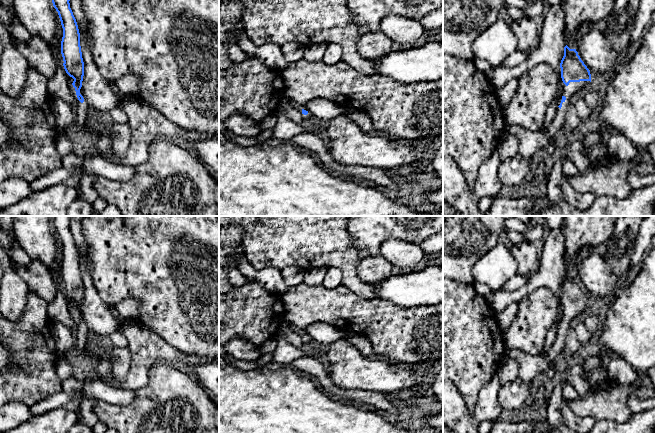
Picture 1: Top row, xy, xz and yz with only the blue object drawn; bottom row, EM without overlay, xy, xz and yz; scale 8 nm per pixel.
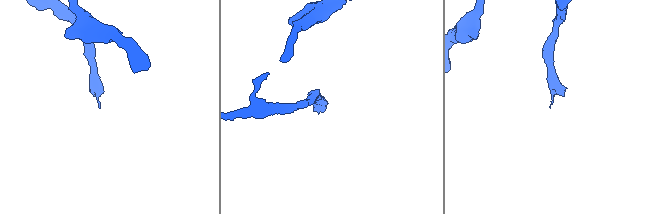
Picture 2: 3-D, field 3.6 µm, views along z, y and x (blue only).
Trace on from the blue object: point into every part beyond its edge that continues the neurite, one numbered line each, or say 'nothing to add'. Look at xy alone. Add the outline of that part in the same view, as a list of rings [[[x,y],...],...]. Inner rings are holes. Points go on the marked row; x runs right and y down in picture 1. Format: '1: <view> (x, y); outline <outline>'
1: xy (81, 109); outline [[[80,92],[84,98],[84,102],[81,103],[79,100],[75,106],[75,122],[73,128],[79,134],[84,134],[84,126],[88,122],[88,104],[84,95]]]

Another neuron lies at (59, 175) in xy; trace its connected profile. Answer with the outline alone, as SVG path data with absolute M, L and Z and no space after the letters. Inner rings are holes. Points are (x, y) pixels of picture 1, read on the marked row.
M60 167L30 182L30 188L32 192L41 191L58 183L74 181L77 176L77 171Z

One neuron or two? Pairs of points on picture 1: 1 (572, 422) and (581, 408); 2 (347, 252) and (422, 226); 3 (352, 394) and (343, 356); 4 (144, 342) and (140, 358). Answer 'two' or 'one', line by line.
1: two
2: two
3: two
4: one

